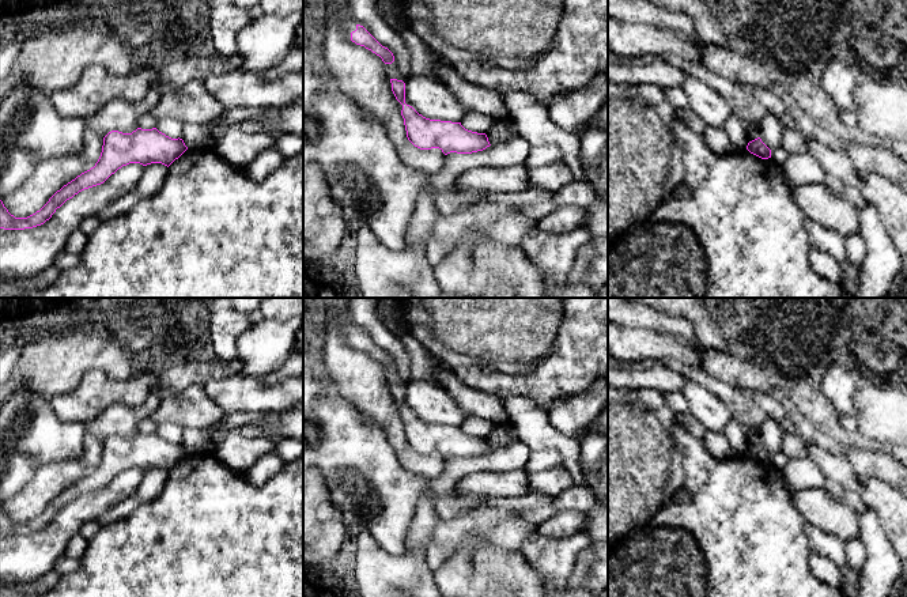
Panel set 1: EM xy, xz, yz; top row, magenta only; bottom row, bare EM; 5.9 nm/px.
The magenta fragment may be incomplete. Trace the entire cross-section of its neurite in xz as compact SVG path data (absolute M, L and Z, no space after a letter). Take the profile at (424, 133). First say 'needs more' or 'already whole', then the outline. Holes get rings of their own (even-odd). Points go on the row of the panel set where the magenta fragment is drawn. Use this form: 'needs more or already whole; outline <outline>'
already whole; outline M390 79L392 91L403 105L401 116L408 140L420 150L439 148L445 155L450 152L472 154L490 147L485 133L465 129L461 122L430 120L405 103L405 83Z

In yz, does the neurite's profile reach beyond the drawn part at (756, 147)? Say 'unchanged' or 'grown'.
unchanged

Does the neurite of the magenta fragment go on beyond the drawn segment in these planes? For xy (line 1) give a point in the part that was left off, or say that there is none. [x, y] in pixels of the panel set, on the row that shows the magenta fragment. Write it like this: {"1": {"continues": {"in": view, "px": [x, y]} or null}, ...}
{"1": {"continues": null}}

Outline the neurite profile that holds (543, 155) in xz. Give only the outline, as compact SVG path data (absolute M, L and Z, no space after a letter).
M556 146L530 147L525 165L529 169L548 166L562 159L560 148Z

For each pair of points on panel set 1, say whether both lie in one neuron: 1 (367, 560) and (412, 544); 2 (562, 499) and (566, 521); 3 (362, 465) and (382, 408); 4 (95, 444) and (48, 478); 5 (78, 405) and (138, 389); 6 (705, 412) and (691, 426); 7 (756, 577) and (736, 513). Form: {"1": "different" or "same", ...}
{"1": "same", "2": "different", "3": "different", "4": "same", "5": "same", "6": "different", "7": "same"}

